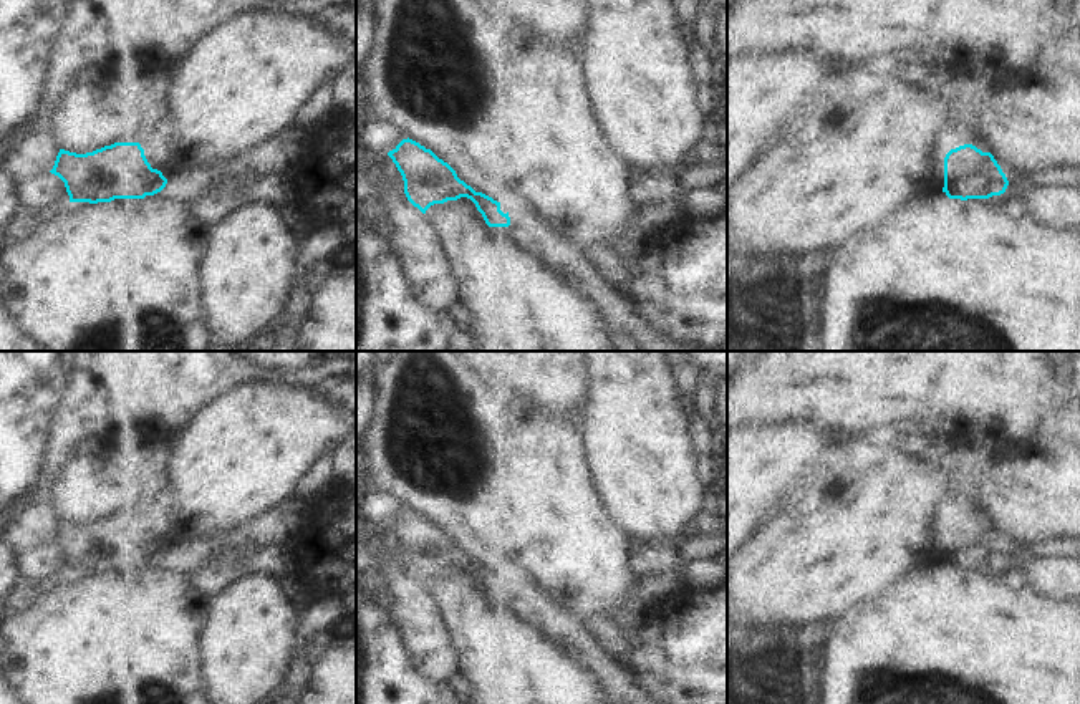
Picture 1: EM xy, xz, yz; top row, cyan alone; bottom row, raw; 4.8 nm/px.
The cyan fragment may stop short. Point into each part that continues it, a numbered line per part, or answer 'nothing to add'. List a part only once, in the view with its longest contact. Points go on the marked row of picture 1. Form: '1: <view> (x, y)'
1: yz (964, 138)

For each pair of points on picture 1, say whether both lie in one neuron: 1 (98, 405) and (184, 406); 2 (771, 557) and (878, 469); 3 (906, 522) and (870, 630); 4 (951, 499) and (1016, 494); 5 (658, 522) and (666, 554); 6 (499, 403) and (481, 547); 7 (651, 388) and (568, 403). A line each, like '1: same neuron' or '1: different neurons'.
1: same neuron
2: same neuron
3: different neurons
4: same neuron
5: different neurons
6: same neuron
7: different neurons

